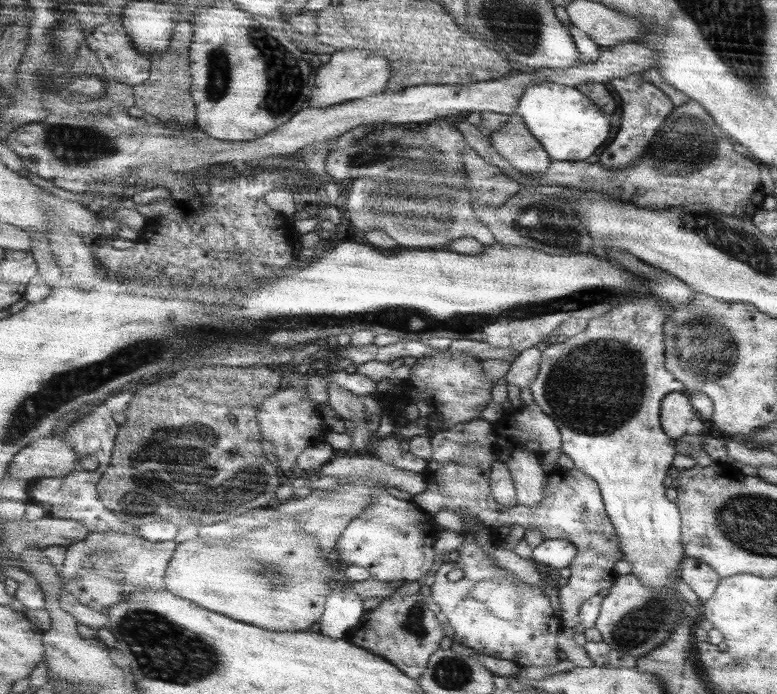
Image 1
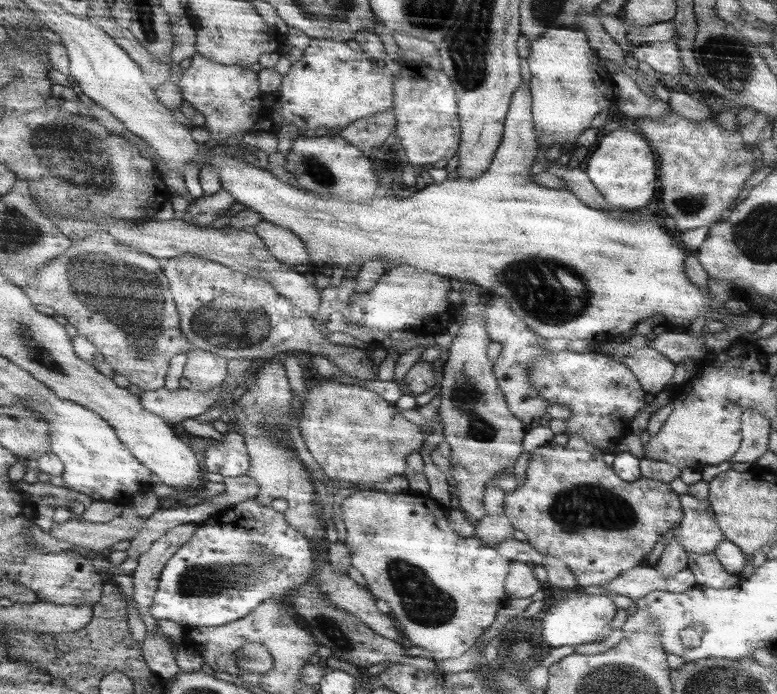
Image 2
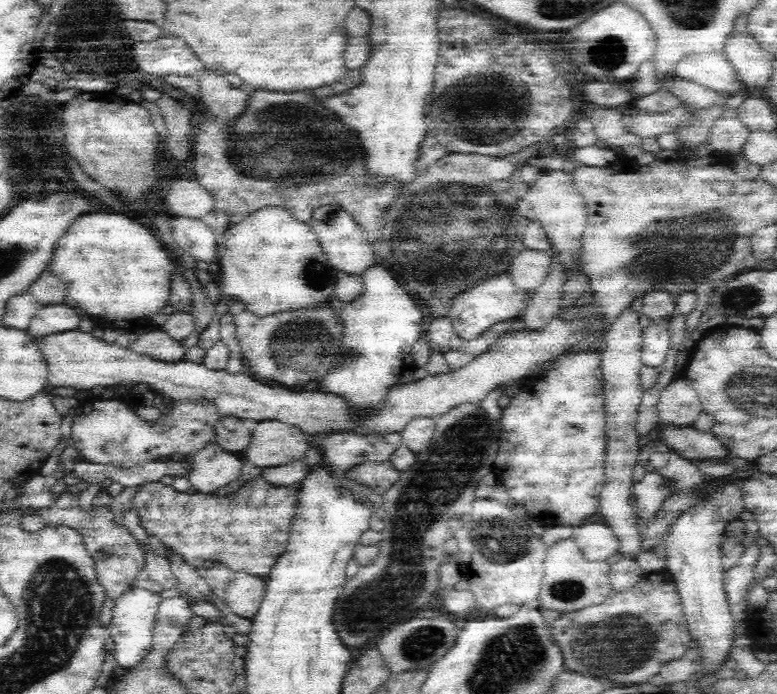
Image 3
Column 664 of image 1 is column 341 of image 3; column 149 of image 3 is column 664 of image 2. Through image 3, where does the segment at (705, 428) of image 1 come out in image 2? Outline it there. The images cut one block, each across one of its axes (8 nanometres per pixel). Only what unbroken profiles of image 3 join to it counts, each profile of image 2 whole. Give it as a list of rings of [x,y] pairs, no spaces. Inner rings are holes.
[[[629,342],[611,348],[615,360],[629,366],[649,394],[659,394],[677,374],[677,364],[653,346],[631,348]]]

